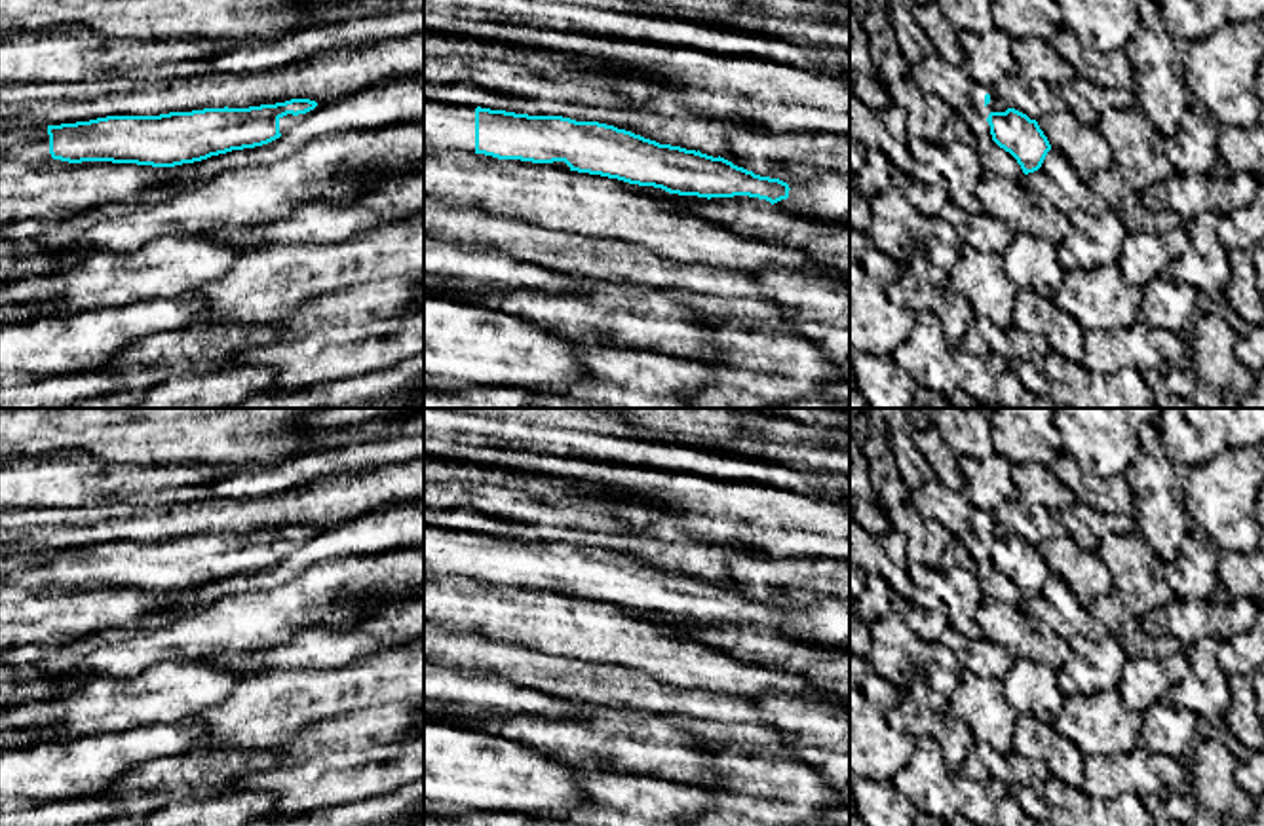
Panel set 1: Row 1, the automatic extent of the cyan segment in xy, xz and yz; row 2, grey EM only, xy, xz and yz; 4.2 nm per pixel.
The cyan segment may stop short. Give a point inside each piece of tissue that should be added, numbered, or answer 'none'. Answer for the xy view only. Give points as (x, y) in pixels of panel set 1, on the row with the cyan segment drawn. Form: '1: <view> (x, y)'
1: xy (33, 147)

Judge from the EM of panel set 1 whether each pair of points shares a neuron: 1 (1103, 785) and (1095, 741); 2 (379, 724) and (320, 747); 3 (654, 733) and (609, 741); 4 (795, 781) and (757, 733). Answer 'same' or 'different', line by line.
1: different
2: same
3: same
4: different

